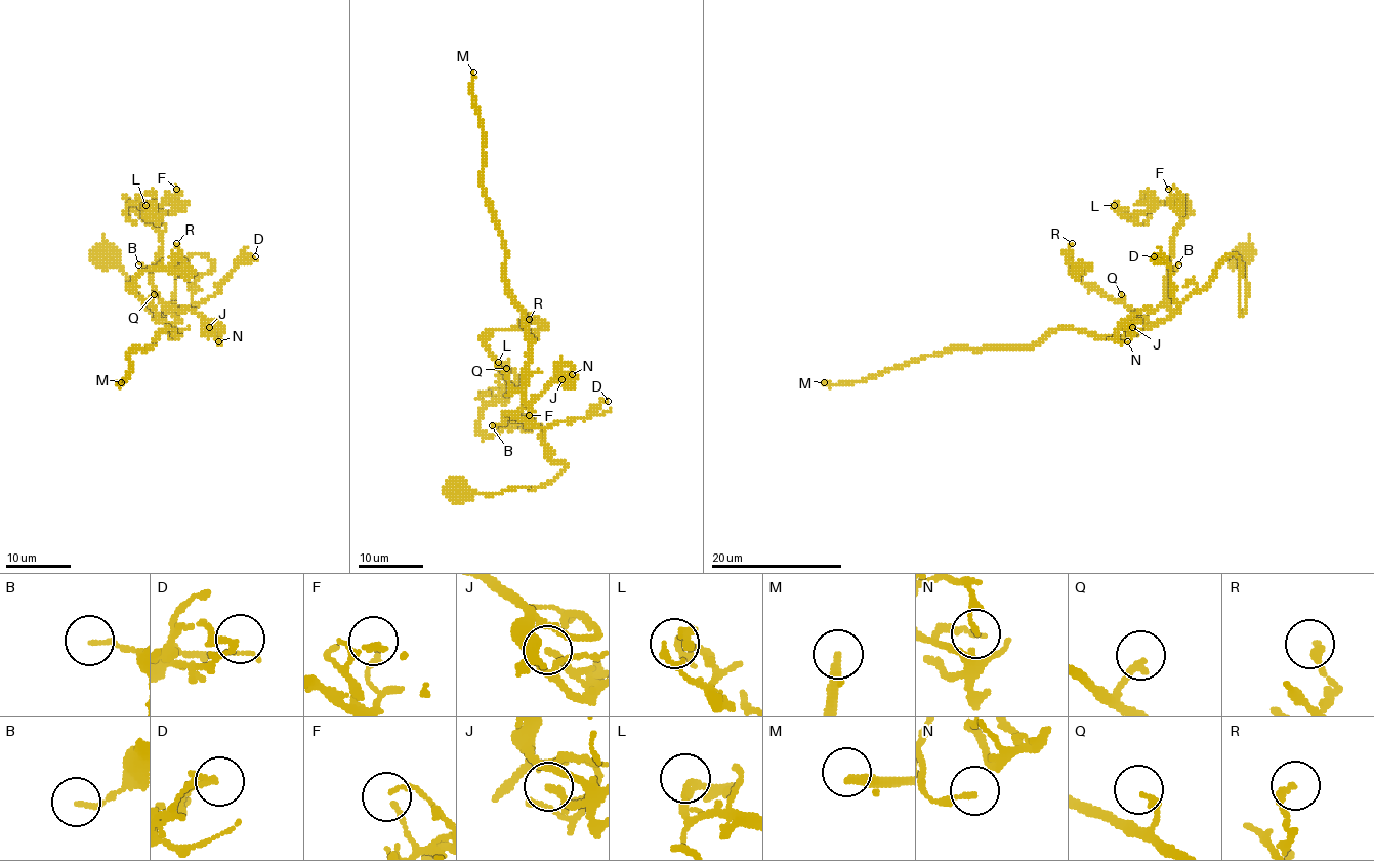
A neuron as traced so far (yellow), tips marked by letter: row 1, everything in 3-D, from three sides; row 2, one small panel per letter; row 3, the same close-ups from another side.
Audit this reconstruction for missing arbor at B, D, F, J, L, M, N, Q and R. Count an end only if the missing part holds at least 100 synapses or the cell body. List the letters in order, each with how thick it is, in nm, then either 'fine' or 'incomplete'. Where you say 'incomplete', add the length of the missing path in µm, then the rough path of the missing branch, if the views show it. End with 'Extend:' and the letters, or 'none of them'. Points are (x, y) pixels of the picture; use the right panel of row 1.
B: calibre 120 nm; fine
D: calibre 180 nm; fine
F: calibre 160 nm; fine
J: calibre 200 nm; fine
L: calibre 150 nm; fine
M: calibre 320 nm; incomplete; missing 250 µm
N: calibre 120 nm; fine
Q: calibre 200 nm; fine
R: calibre 240 nm; fine
Extend: M

